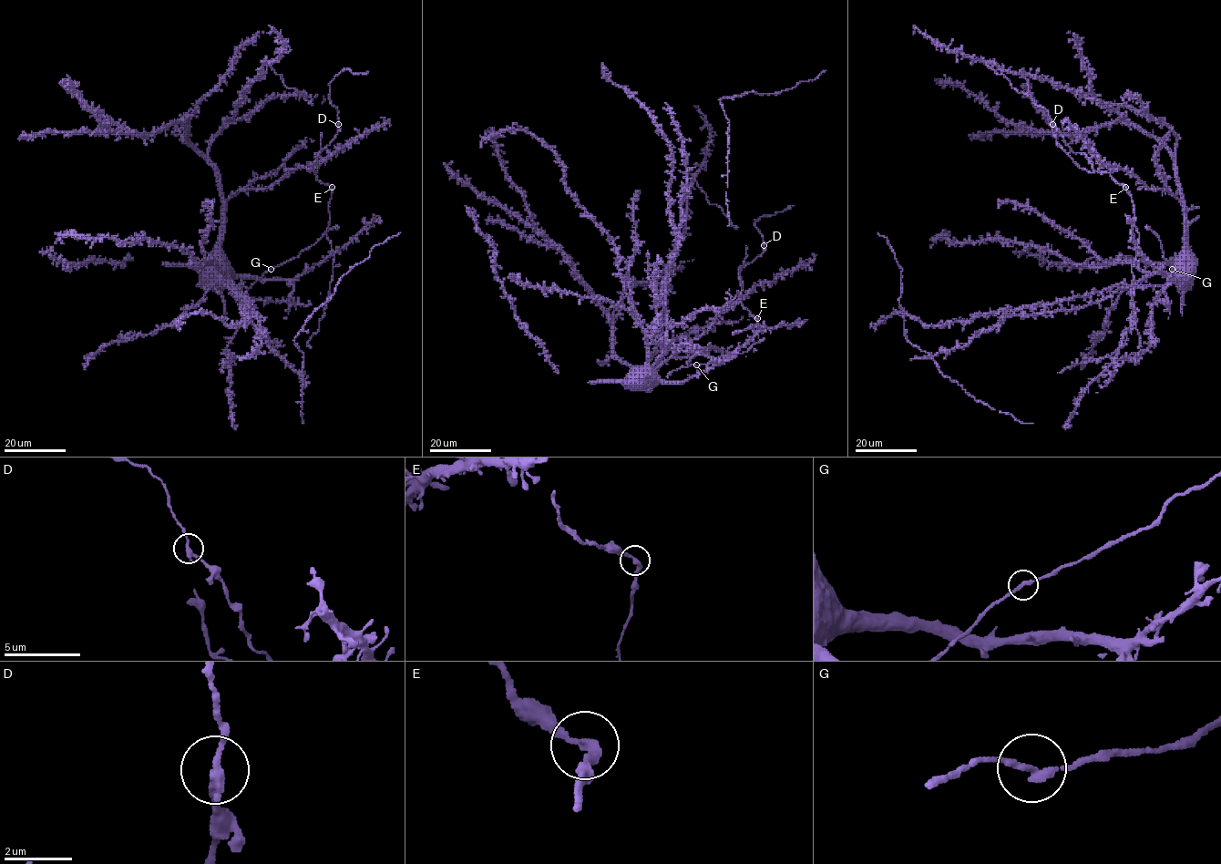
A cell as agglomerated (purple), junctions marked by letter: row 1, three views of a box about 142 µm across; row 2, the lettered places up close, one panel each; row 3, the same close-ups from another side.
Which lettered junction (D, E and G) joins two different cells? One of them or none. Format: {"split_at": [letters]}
{"split_at": []}

